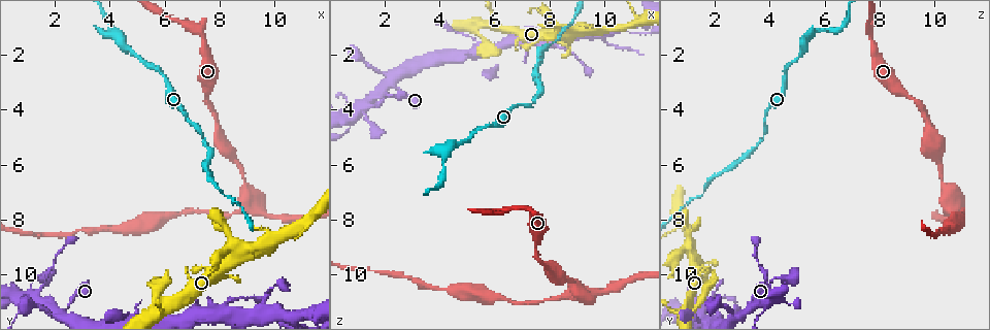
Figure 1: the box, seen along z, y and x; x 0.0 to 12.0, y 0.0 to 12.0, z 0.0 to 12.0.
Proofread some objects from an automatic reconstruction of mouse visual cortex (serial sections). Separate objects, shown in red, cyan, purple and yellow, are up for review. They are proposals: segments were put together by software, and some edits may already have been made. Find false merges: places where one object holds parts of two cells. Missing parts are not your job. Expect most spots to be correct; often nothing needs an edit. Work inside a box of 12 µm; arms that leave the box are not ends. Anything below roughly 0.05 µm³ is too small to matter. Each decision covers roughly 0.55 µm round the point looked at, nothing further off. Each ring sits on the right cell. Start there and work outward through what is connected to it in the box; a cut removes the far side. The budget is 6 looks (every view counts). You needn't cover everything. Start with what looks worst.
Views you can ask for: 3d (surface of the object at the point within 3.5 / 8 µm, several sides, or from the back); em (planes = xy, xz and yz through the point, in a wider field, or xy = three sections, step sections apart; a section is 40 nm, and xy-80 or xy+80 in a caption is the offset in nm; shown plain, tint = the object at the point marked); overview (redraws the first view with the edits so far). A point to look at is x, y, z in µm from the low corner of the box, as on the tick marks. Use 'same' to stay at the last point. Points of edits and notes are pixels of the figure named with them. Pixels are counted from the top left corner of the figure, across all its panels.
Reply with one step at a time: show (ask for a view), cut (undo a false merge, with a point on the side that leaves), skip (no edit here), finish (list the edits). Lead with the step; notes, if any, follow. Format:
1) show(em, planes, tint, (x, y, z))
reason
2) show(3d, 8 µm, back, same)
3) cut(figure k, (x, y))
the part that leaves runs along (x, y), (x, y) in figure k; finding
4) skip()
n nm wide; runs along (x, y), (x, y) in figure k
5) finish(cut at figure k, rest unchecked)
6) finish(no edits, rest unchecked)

show(3d, 3.5 µm, (2.4, 11.3, 3.2))
sudden change in width

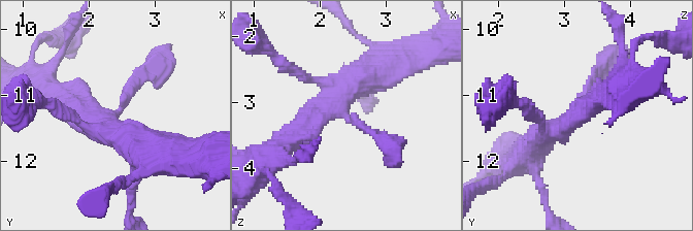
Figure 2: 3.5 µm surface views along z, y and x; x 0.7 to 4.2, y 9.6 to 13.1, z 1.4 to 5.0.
show(em, planes, tint, (2.40, 11.25, 3.25))
4 arms; arms of 200, 200, 300, 400 nm

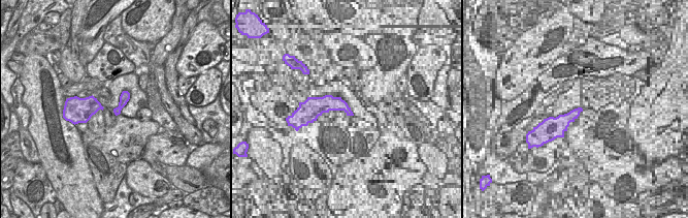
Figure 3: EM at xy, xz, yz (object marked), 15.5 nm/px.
skip()
160 nm wide; runs along (604, 68), (573, 119), (533, 146) in figure 2; continuous, no second cell

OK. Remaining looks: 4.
show(3d, 3.5 µm, (8.9, 6.8, 10.5))
abrupt turn

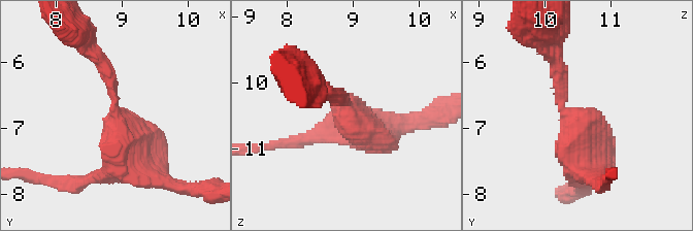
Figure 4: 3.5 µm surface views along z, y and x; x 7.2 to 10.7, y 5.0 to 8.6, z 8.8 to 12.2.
show(em, xy, step 3, tint, (8.90, 6.90, 10.50))
need the tissue

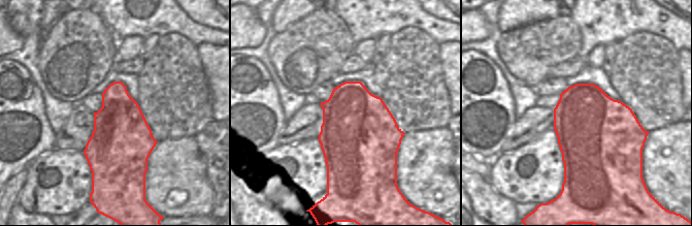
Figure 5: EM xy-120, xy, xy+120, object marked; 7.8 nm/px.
skip()
runs along (559, 73), (580, 162), (598, 182) in figure 4; all the same cell

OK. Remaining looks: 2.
show(3d, 8 µm, back, (4.1, 1.1, 6.0))
thin neck

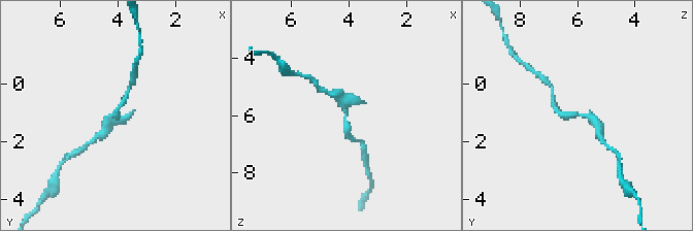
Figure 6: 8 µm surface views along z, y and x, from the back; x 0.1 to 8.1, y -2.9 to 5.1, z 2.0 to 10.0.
show(em, xy, step 3, tint, (4.2, 1.1, 6.0))
shape alone is not enough

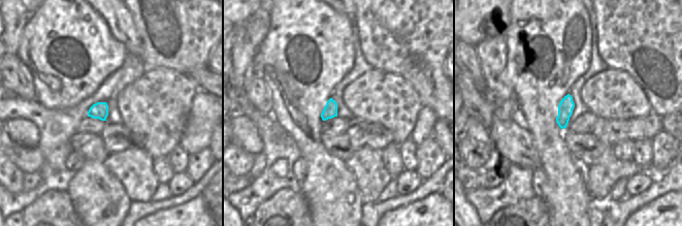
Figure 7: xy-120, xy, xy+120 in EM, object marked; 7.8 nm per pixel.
skip()
runs along (598, 130), (589, 116), (563, 116), (554, 106) in figure 6; all the same cell

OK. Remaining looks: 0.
finish(no edits, rest unchecked)

